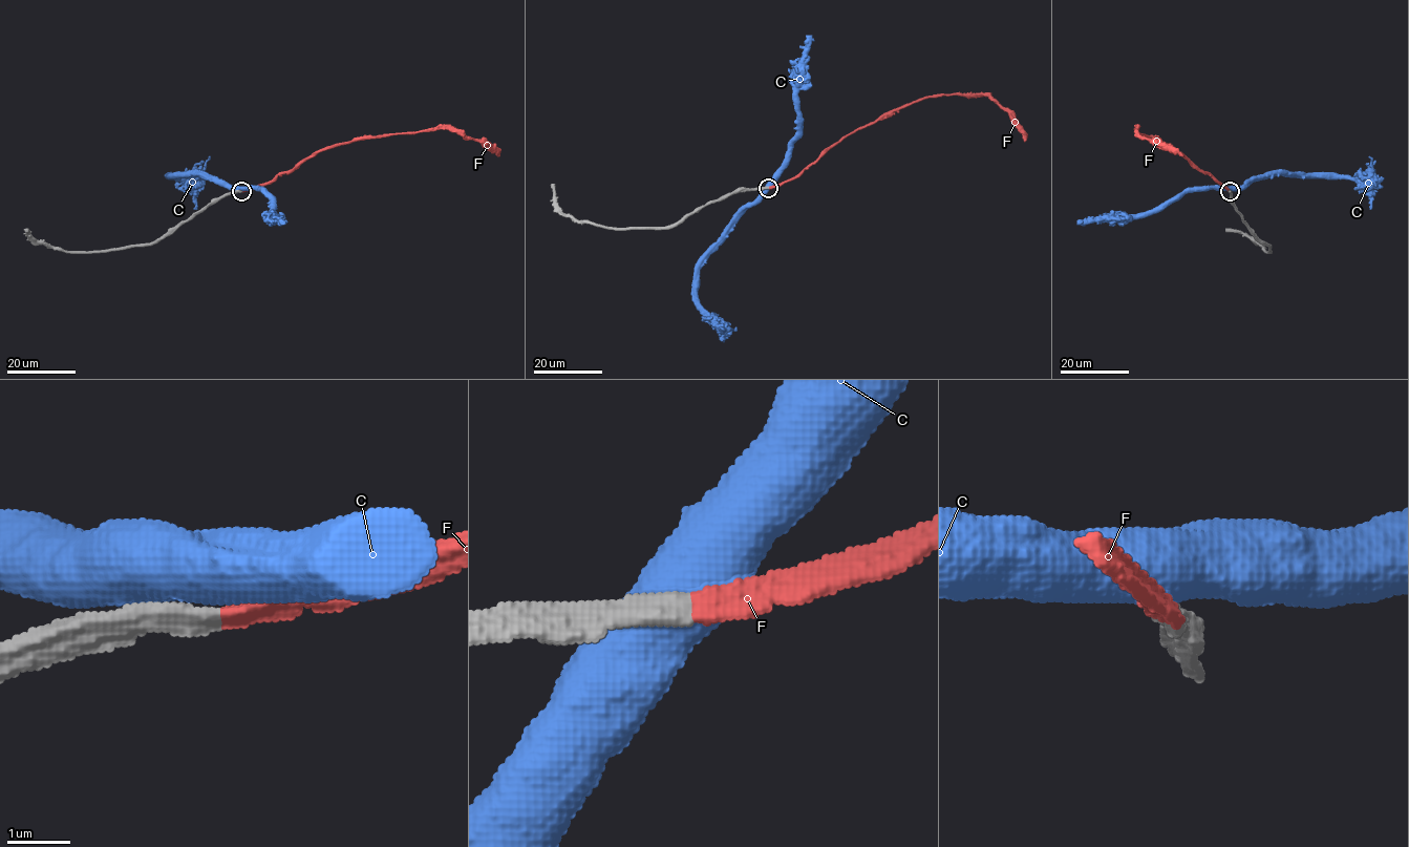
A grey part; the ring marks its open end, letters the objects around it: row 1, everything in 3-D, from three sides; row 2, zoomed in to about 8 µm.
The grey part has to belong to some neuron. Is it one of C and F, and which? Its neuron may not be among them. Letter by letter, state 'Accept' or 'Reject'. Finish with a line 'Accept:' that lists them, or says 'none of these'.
C: Reject
F: Accept
Accept: F

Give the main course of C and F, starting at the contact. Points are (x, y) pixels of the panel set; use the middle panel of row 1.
C: (767, 187), (720, 240), (699, 272), (697, 302), (729, 330), (737, 327)
F: (768, 187), (795, 177), (853, 132), (927, 97), (987, 94), (1008, 112), (1025, 141)

